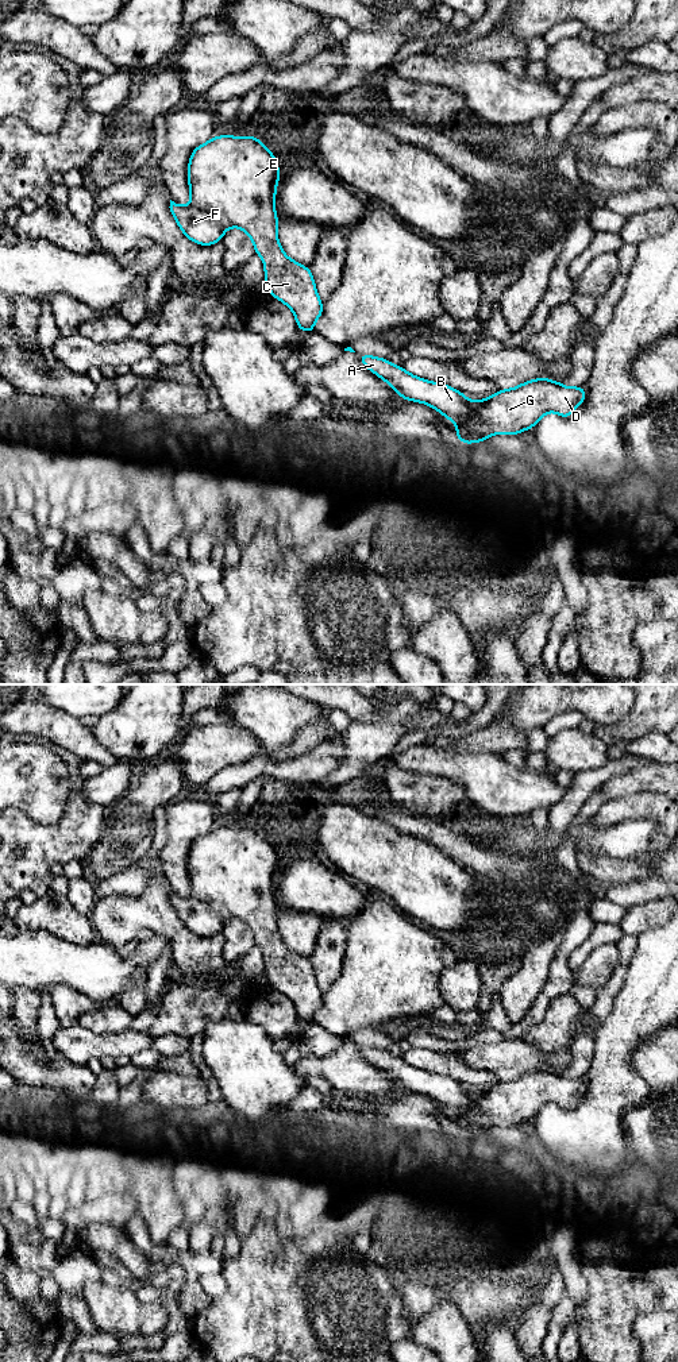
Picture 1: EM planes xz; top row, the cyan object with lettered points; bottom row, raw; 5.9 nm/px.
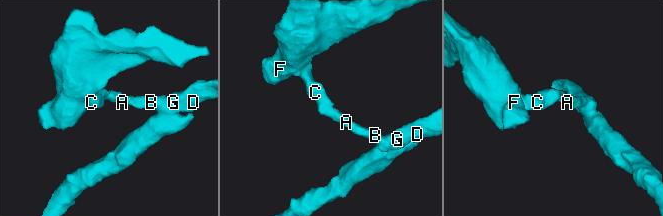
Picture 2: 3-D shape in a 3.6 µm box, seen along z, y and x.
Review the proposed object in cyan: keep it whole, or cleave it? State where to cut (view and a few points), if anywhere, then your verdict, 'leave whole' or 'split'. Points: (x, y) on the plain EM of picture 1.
cut xz (474, 1092), (474, 1103), (457, 1115); split

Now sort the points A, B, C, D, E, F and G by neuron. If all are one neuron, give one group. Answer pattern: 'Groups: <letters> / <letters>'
Groups: A B C E F / D G

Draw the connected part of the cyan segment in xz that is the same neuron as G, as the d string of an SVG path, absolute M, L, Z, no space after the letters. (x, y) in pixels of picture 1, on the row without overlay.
M536 1069L474 1092L473 1107L457 1115L457 1130L471 1135L486 1133L493 1124L517 1126L533 1119L548 1103L567 1110L583 1093L585 1077L566 1079L552 1070Z

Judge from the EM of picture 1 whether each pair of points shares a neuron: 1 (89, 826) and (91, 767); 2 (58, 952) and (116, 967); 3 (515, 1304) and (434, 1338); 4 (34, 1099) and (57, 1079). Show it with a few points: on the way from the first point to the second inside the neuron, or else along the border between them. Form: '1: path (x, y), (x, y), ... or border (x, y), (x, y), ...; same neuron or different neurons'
1: border (85, 759), (81, 764), (81, 775), (84, 778); different neurons
2: path (73, 965), (101, 967); same neuron
3: border (463, 1318), (476, 1332); different neurons
4: border (18, 1081), (26, 1085), (51, 1088), (72, 1100); different neurons

